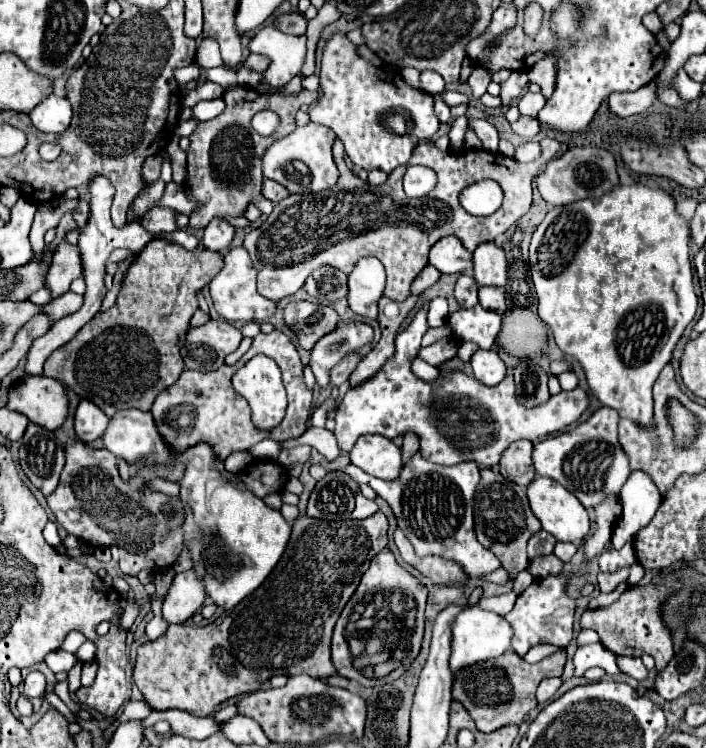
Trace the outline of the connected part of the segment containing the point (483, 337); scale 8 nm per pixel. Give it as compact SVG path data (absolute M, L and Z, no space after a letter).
M477 304L475 308L449 314L447 324L451 326L451 338L455 342L473 342L479 348L489 350L501 328L501 316L491 310L483 310Z

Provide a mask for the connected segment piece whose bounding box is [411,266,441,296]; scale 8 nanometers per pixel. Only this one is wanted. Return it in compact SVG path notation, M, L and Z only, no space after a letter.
M425 266L425 268L417 274L417 278L413 280L413 284L411 284L411 296L413 296L413 294L421 294L425 288L429 288L431 284L435 284L439 276L441 276L439 270L435 270L433 266Z

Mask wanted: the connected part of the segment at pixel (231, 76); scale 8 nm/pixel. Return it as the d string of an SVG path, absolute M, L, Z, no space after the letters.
M219 66L219 68L207 70L207 78L211 82L217 82L219 86L223 86L227 90L239 86L239 82L237 82L237 70L235 68L229 68L229 66Z

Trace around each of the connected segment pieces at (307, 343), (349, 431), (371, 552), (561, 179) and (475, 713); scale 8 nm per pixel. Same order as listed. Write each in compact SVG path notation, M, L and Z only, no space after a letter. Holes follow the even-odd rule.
M291 302L285 308L285 322L297 334L299 344L305 350L311 350L325 332L329 334L337 326L339 314L331 306L315 302Z
M429 302L413 316L405 330L395 336L395 356L371 378L371 382L351 388L335 414L335 436L339 448L351 450L355 440L363 434L381 434L385 438L397 438L413 430L421 438L421 448L425 458L437 464L455 464L463 460L475 460L481 466L497 466L503 450L521 438L531 442L567 428L577 422L589 404L585 390L575 388L569 392L559 392L549 398L547 404L525 410L515 402L513 378L505 378L497 386L485 386L463 372L453 372L451 376L439 374L435 382L423 382L411 372L411 362L421 348L421 336L429 330L427 324Z
M377 512L363 520L341 520L327 522L309 516L301 516L293 524L291 540L271 576L245 600L241 600L231 612L223 614L207 626L171 624L163 636L155 642L147 642L138 648L133 669L133 680L141 690L143 698L153 710L187 710L195 716L209 716L213 708L233 696L249 694L261 688L267 680L277 674L295 676L311 674L313 678L335 676L335 666L331 660L331 636L335 622L355 592L363 572L367 570L373 556L377 556L387 546L387 518Z
M571 148L563 156L551 160L545 170L537 176L537 188L545 202L553 206L565 206L585 198L601 198L609 194L619 184L617 162L605 148ZM563 156L573 156L573 160L563 168Z
M559 650L537 664L527 664L515 652L505 652L499 658L481 662L455 674L453 700L463 702L463 706L473 716L479 732L493 732L505 724L521 724L529 710L537 706L535 690L543 678L561 676L565 666L565 650Z

